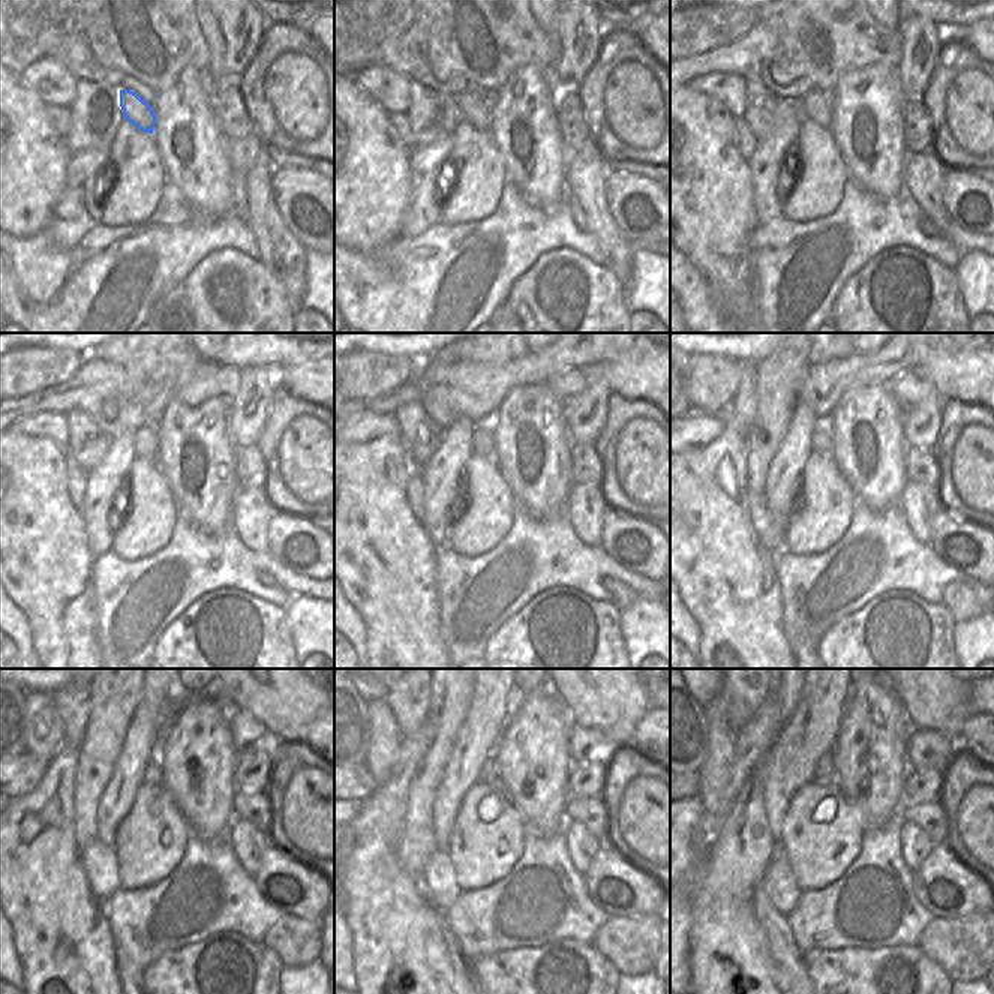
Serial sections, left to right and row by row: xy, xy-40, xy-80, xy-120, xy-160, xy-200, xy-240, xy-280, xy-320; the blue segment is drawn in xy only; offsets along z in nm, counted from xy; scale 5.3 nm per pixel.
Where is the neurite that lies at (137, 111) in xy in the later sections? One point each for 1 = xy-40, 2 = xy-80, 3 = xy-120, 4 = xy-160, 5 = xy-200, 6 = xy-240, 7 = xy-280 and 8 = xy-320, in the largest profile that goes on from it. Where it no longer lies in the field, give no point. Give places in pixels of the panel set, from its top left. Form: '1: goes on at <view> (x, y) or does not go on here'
1: goes on at xy-40 (473, 108)
2: goes on at xy-80 (816, 105)
3: goes on at xy-120 (144, 440)
4: goes on at xy-160 (482, 441)
5: goes on at xy-200 (822, 443)
6: goes on at xy-240 (152, 774)
7: goes on at xy-280 (489, 771)
8: goes on at xy-320 (823, 771)

